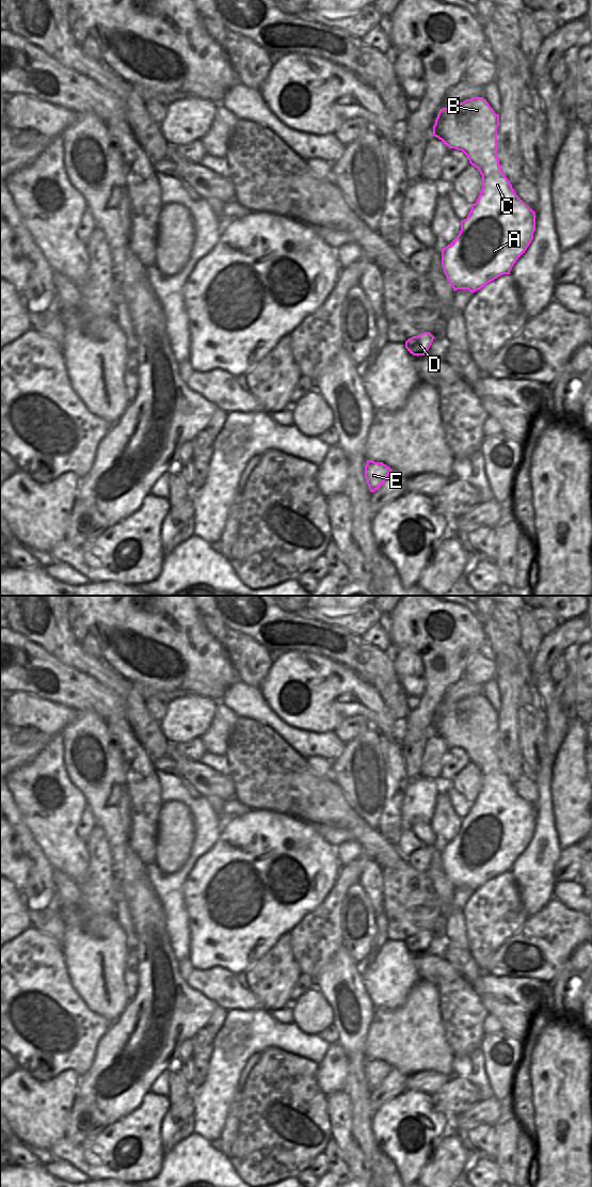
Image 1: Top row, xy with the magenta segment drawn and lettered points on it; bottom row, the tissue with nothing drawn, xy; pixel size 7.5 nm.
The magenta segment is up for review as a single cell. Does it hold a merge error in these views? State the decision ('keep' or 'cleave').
keep

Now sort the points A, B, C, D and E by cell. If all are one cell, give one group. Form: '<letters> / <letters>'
A B C D E

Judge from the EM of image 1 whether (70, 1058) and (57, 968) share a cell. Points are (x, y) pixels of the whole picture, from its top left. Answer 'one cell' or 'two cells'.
one cell

